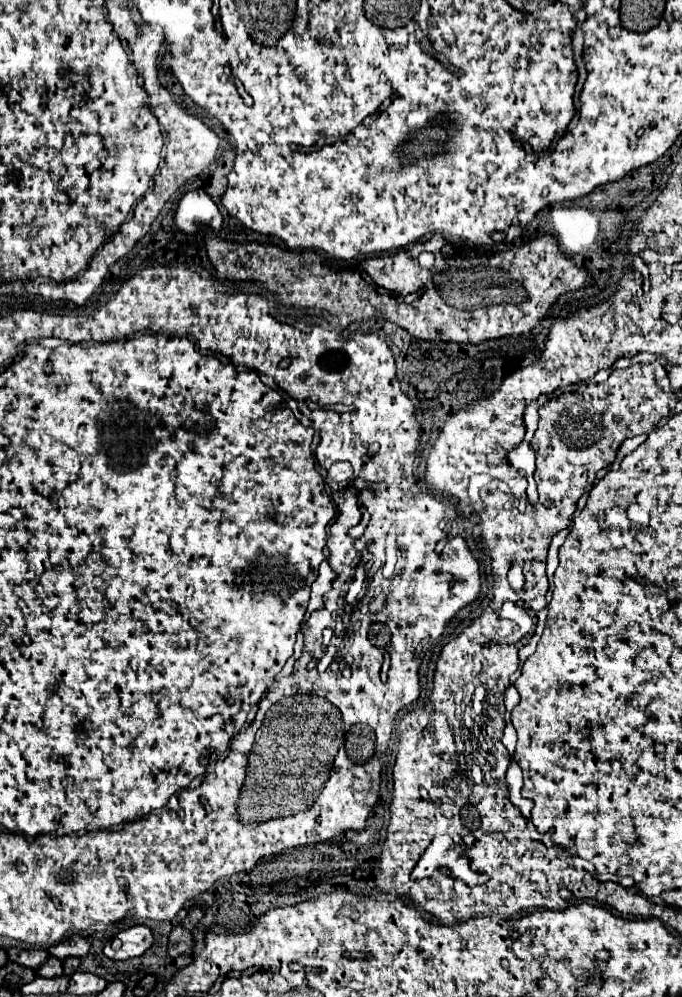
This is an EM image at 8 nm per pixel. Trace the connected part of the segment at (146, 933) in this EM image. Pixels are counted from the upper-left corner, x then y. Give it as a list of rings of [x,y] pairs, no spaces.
[[[134,925],[116,935],[118,945],[108,941],[104,945],[104,955],[110,959],[130,959],[142,955],[152,945],[152,931],[146,925]]]

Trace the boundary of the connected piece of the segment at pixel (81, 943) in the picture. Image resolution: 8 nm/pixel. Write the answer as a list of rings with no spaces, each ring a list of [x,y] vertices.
[[[70,935],[68,939],[64,939],[58,945],[52,945],[48,949],[48,953],[58,957],[58,959],[84,957],[88,951],[90,951],[90,941],[86,937],[82,937],[82,935]]]

